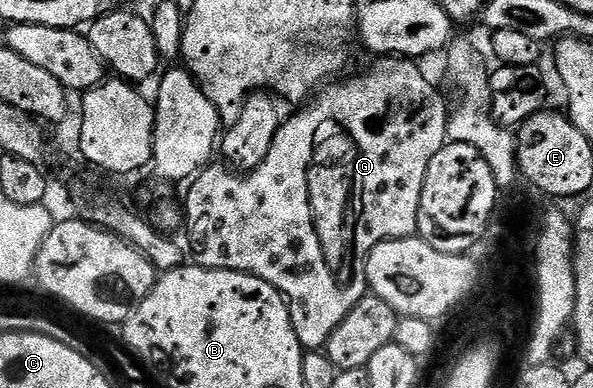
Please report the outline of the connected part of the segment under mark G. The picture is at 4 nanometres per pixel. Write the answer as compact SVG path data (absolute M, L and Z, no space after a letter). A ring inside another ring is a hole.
M381 57L375 62L377 65L373 69L368 69L365 73L360 73L357 77L345 76L343 79L333 80L331 83L325 84L323 88L315 94L314 99L309 100L303 107L297 108L293 112L290 120L281 127L278 135L274 135L274 143L270 143L270 155L266 155L266 159L262 159L262 163L257 169L248 172L233 171L231 168L225 167L223 164L217 163L209 164L207 167L201 169L196 173L194 180L188 186L188 198L184 201L182 206L183 216L186 218L186 227L188 223L188 241L190 246L190 257L193 262L207 269L229 269L230 271L238 271L239 273L249 273L263 281L269 281L276 290L283 295L284 300L288 303L288 310L290 311L290 319L294 327L294 335L298 335L300 346L305 351L320 351L325 348L330 339L330 335L334 335L334 331L338 328L338 323L342 323L342 319L346 319L346 315L350 315L350 311L354 311L354 307L358 307L358 303L366 296L369 296L370 290L368 288L368 276L366 275L366 267L368 266L368 256L370 251L374 251L374 247L378 247L378 243L383 241L392 241L395 237L410 237L416 233L416 224L418 223L418 207L422 199L422 183L426 179L426 171L430 167L430 159L434 159L434 155L438 155L438 151L442 151L444 145L449 144L448 139L448 114L450 112L449 102L444 102L444 97L438 90L432 86L432 81L419 69L415 60L406 57Z

